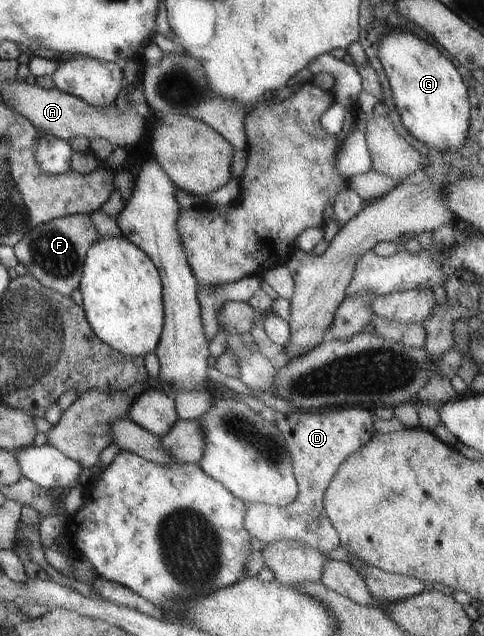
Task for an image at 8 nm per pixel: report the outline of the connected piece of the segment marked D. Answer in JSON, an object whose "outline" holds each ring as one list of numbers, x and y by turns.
{"outline":[[249,397,241,400,247,403,249,409,259,413,265,423,273,423,277,427,291,455,291,467,298,485,298,496,293,503,285,507,274,508,272,505,265,504,247,506,243,515,245,531,265,544,295,541,299,545,307,545,321,553,335,549,340,545,339,536,325,515,322,495,343,459,365,445,373,437,373,433,377,432,373,427,374,417,367,409,357,405,347,405,331,411,298,411,283,415,259,400,255,401]]}

